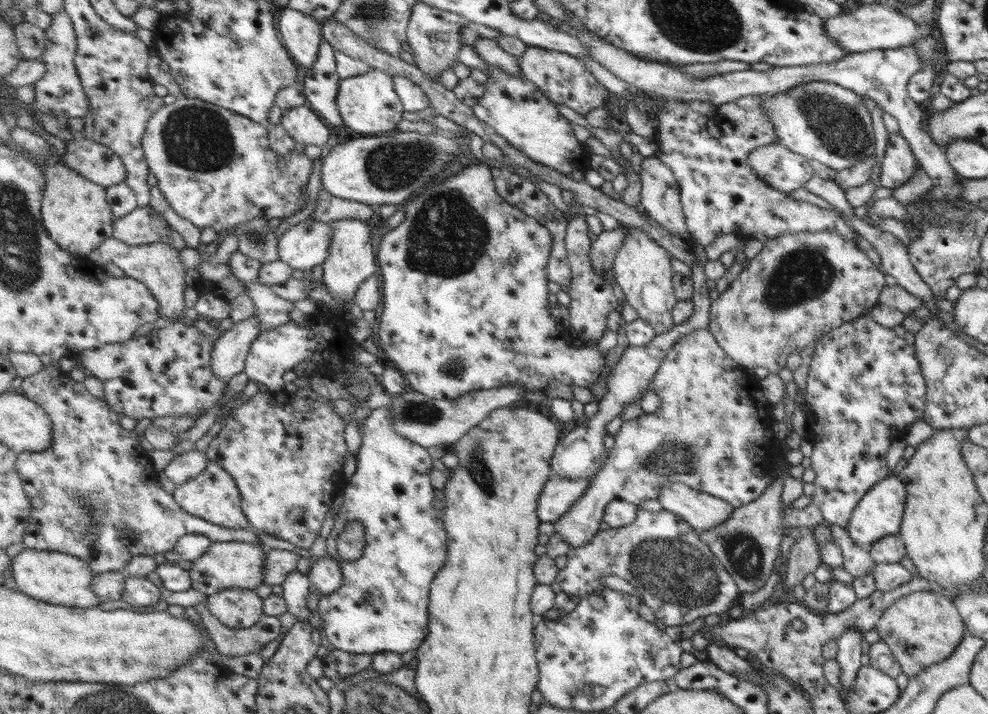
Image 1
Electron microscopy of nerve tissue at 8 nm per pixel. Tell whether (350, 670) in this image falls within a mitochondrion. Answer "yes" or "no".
yes

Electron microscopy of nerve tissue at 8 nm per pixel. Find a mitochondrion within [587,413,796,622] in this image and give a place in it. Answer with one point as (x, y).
(678, 576)

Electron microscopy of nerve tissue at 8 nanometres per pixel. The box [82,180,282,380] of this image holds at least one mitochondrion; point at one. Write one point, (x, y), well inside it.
(259, 238)

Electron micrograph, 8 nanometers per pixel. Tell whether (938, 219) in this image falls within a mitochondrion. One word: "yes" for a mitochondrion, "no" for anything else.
yes

